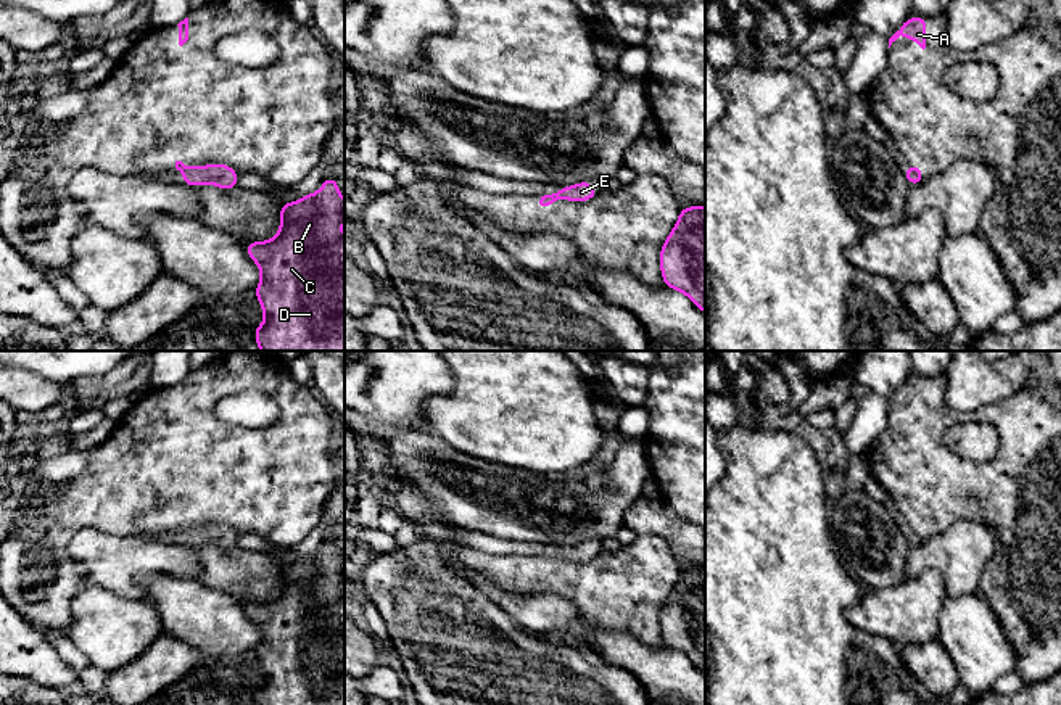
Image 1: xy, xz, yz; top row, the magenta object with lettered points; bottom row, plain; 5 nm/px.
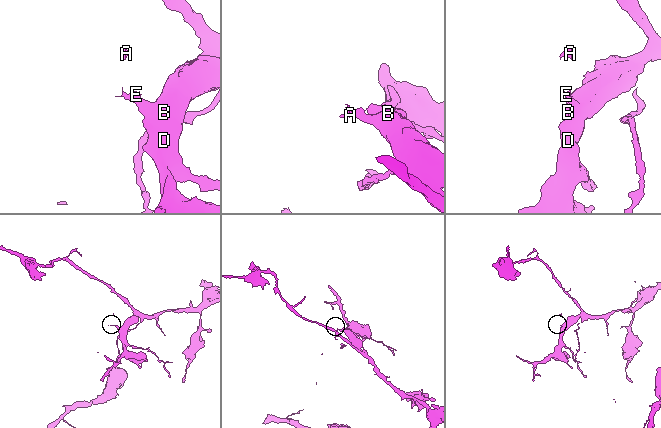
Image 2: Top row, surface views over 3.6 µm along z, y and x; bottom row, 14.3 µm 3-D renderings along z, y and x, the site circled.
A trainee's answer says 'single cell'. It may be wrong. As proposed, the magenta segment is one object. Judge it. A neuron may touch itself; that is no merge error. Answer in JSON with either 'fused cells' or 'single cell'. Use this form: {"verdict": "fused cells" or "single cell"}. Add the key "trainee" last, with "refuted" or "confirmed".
{"verdict": "fused cells", "trainee": "refuted"}

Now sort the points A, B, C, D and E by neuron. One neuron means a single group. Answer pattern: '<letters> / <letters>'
A / B C D E

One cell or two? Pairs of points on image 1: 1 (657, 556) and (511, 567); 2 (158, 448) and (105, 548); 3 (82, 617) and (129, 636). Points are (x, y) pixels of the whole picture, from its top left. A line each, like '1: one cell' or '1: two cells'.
1: one cell
2: two cells
3: one cell

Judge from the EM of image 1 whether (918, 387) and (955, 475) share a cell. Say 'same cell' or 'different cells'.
same cell

